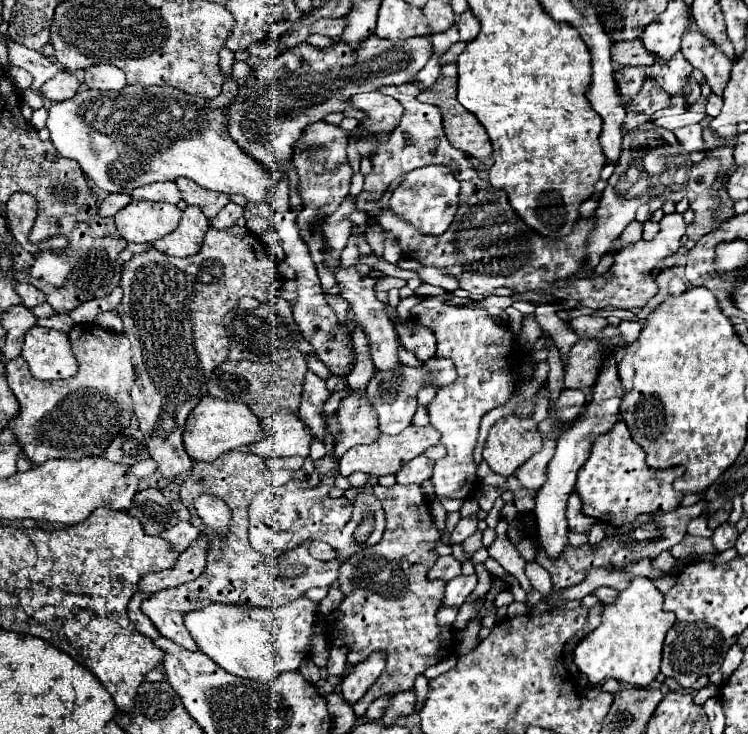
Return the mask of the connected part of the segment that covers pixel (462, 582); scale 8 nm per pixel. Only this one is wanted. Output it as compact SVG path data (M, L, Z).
M476 573L474 575L460 575L446 585L446 595L444 595L444 607L462 607L466 597L474 591L476 587Z

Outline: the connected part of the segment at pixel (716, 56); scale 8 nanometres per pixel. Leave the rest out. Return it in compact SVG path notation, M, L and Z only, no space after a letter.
M692 23L690 33L684 33L682 53L694 69L700 69L704 73L712 93L722 97L724 83L728 83L728 75L732 71L732 59L718 51L716 45L712 45L712 39L700 33L696 23Z

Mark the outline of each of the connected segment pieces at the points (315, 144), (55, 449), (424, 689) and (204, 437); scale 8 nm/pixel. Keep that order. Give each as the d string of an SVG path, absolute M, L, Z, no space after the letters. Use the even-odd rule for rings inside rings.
M318 121L318 123L308 125L304 133L300 135L300 139L294 141L292 147L296 155L292 161L300 175L298 191L304 201L304 209L298 211L298 219L296 219L298 227L314 225L320 219L332 215L332 211L338 209L342 199L348 197L350 177L352 177L352 167L350 167L346 151L349 139L350 134L346 133L342 127L334 127L324 121ZM298 151L304 151L304 153L298 153ZM318 213L326 213L326 215L318 215Z
M96 323L74 325L68 333L72 351L80 363L78 375L66 381L32 379L28 363L16 357L6 363L8 385L18 397L20 411L8 423L24 455L36 465L48 459L82 459L102 455L108 443L120 435L132 421L130 387L134 383L134 365L130 361L130 341L124 333L114 333Z
M420 675L416 679L416 685L414 685L414 691L416 691L416 713L420 711L420 707L424 705L424 697L428 697L428 681L424 675Z
M212 395L202 397L200 403L192 409L192 413L186 419L184 435L182 435L186 453L194 461L214 461L222 453L228 453L228 451L242 447L242 445L250 445L254 441L260 441L262 437L264 437L264 431L260 427L260 421L248 409L248 405L216 399Z

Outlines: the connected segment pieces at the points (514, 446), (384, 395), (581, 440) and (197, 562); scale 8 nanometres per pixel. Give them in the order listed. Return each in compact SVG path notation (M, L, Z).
M506 415L490 427L484 445L484 461L494 473L508 477L540 449L542 435L534 419Z
M438 357L426 361L422 367L406 367L404 365L402 371L400 373L394 371L392 377L390 377L390 371L376 371L368 383L366 395L372 401L374 411L380 417L380 431L384 435L398 435L400 431L404 431L412 423L414 411L418 407L418 401L416 401L418 389L424 385L430 385L430 383L434 383L438 387L450 385L454 379L456 379L454 363L450 359L438 359Z
M610 353L600 369L598 381L592 387L592 401L586 405L584 413L580 415L580 419L574 423L572 429L564 431L558 439L558 447L556 447L556 455L548 465L548 479L546 483L540 487L538 497L536 497L536 533L540 539L540 545L544 547L546 555L550 559L558 559L560 553L564 551L564 547L568 545L568 521L566 521L566 503L568 503L568 495L574 491L576 485L576 477L578 477L578 469L586 463L588 459L588 449L594 443L594 439L598 435L604 435L606 431L612 429L612 425L618 421L618 409L620 409L620 401L624 395L618 371L616 371L616 357L614 353Z
M200 533L200 537L186 551L178 555L172 569L160 573L148 573L138 583L138 589L144 593L158 593L162 589L172 589L196 579L206 567L206 551L208 551L208 537Z

